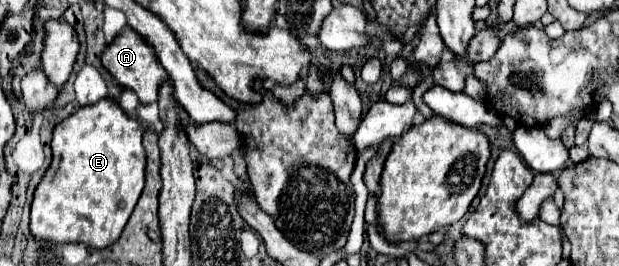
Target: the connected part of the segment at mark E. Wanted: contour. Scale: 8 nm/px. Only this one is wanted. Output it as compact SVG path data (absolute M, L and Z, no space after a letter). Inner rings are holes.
M109 97L95 105L79 107L79 111L63 119L53 131L53 163L33 195L29 225L33 237L53 243L85 243L91 249L105 249L113 245L121 237L121 231L145 185L143 133L145 127L137 119L131 119L119 103Z

